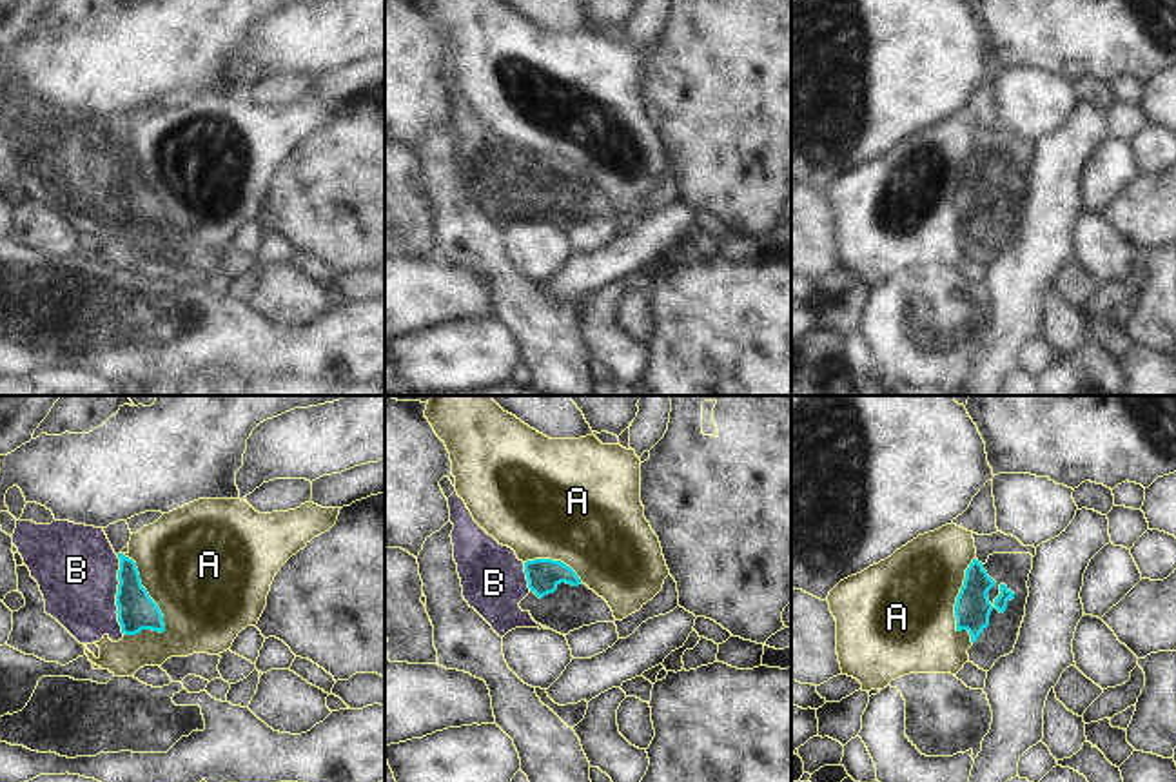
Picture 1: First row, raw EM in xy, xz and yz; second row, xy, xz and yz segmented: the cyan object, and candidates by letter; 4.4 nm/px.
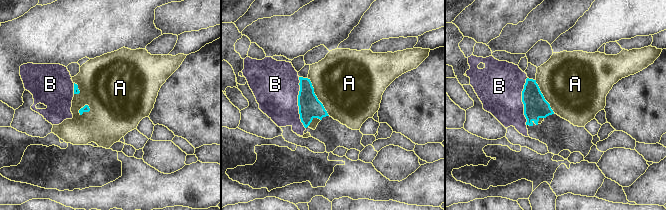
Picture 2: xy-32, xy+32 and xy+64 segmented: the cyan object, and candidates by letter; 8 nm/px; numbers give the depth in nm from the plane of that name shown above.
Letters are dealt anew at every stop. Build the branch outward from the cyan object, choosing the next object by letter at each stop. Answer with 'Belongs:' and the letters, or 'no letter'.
Belongs: A

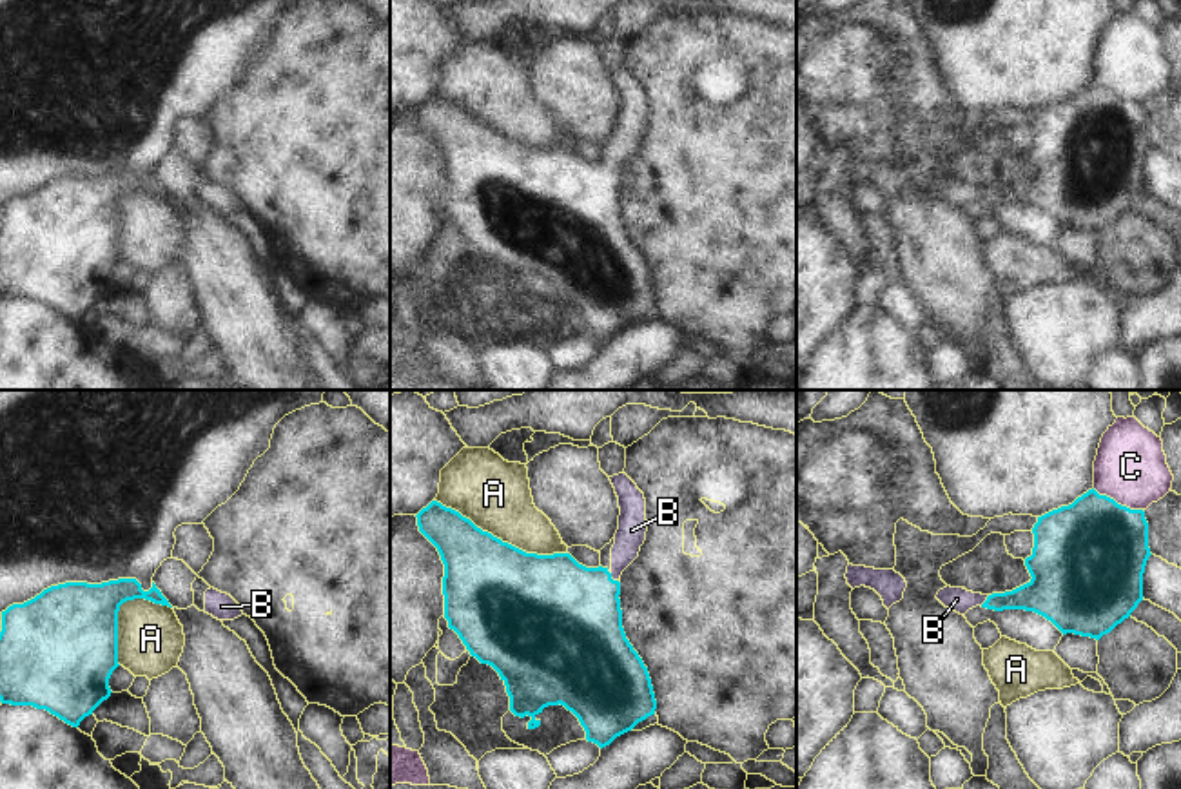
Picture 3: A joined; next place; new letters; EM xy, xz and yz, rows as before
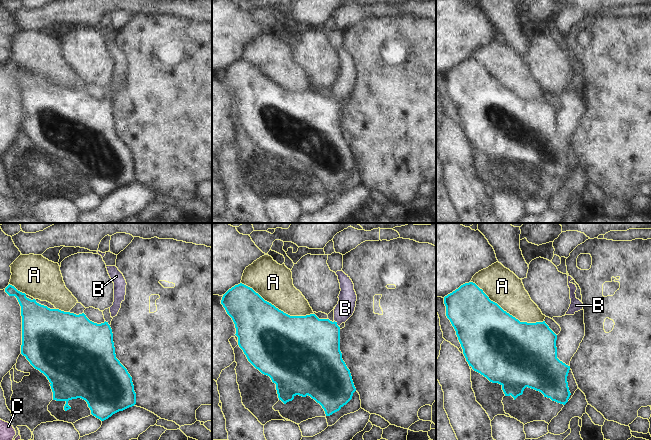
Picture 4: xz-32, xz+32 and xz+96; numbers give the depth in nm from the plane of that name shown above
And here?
Belongs: B

